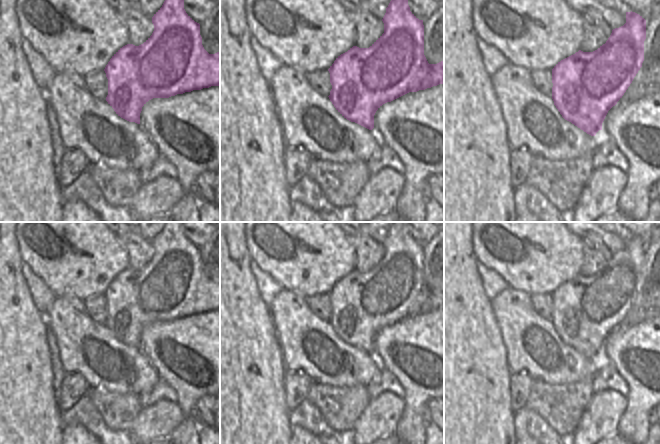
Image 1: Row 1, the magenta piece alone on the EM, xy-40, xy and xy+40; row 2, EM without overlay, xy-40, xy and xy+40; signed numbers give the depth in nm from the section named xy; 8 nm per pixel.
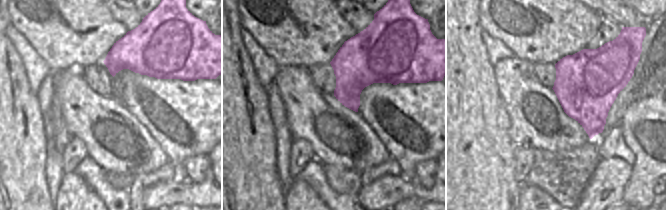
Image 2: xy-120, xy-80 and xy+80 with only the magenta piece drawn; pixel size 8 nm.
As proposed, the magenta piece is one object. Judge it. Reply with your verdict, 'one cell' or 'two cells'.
one cell

